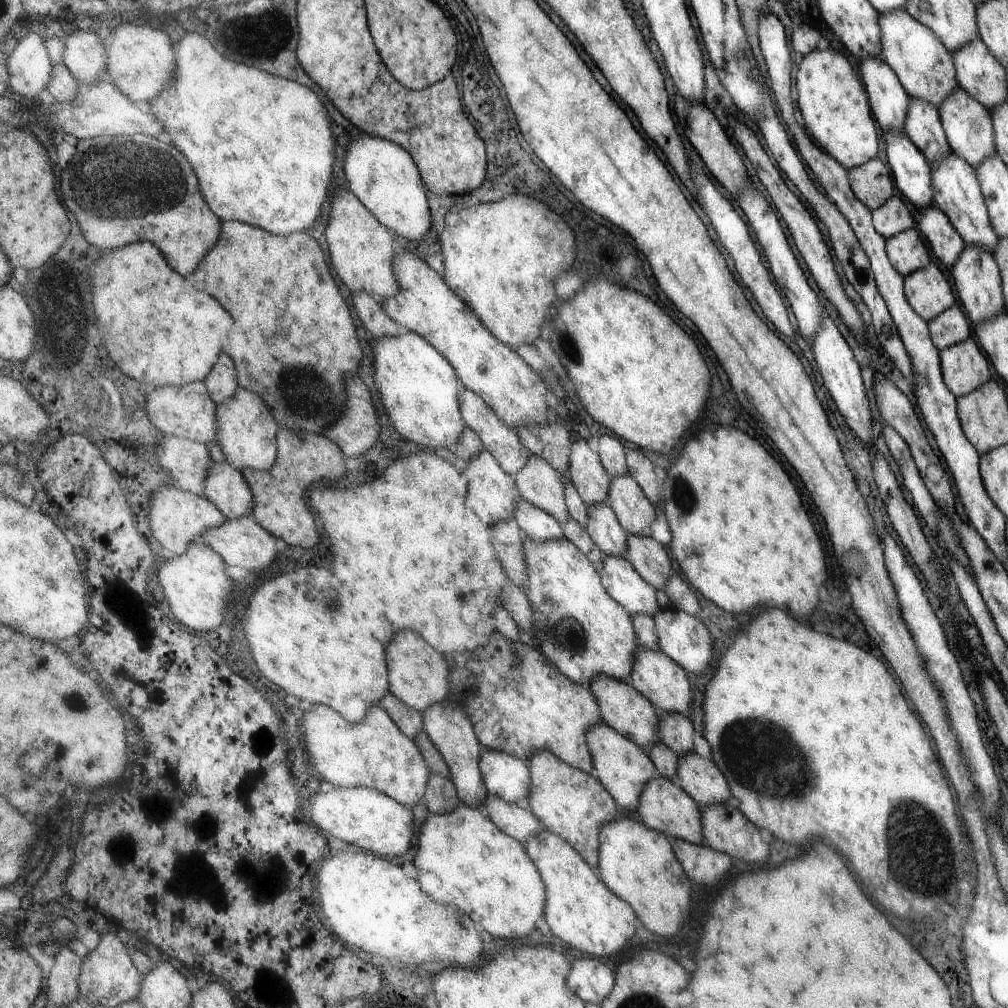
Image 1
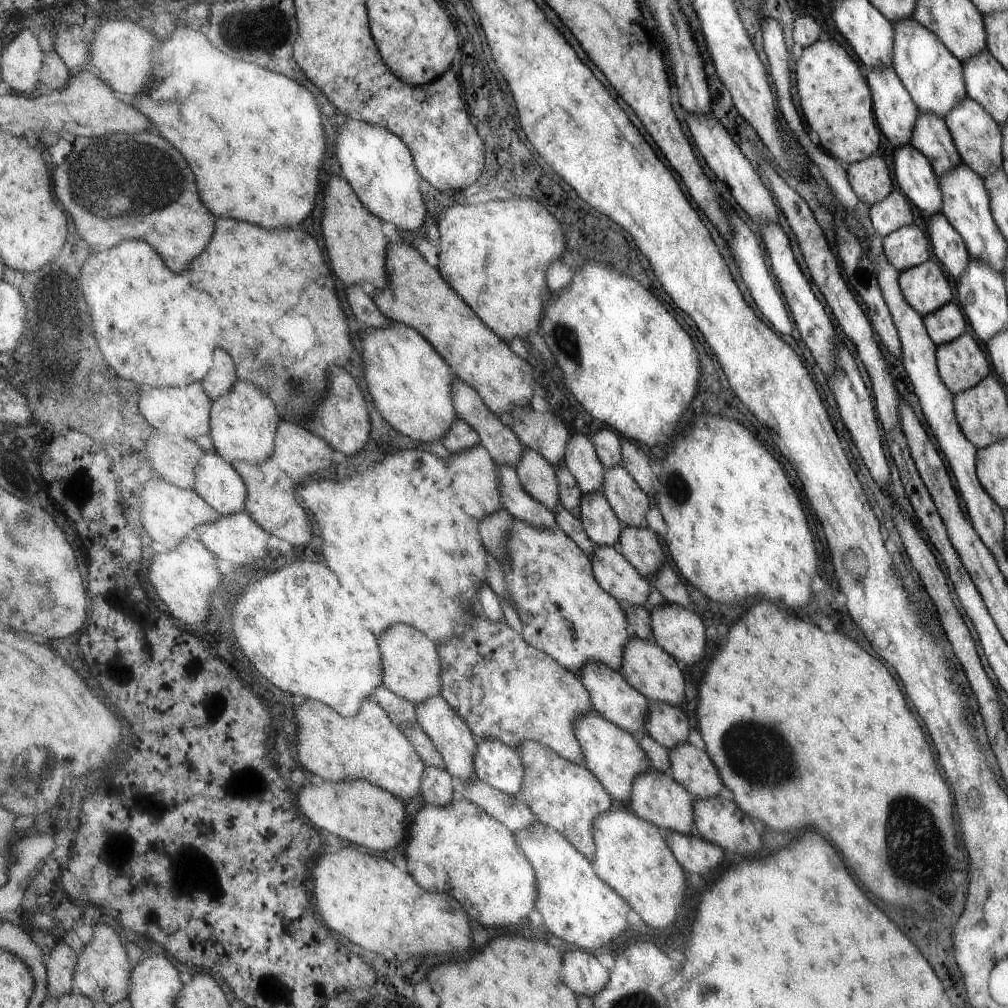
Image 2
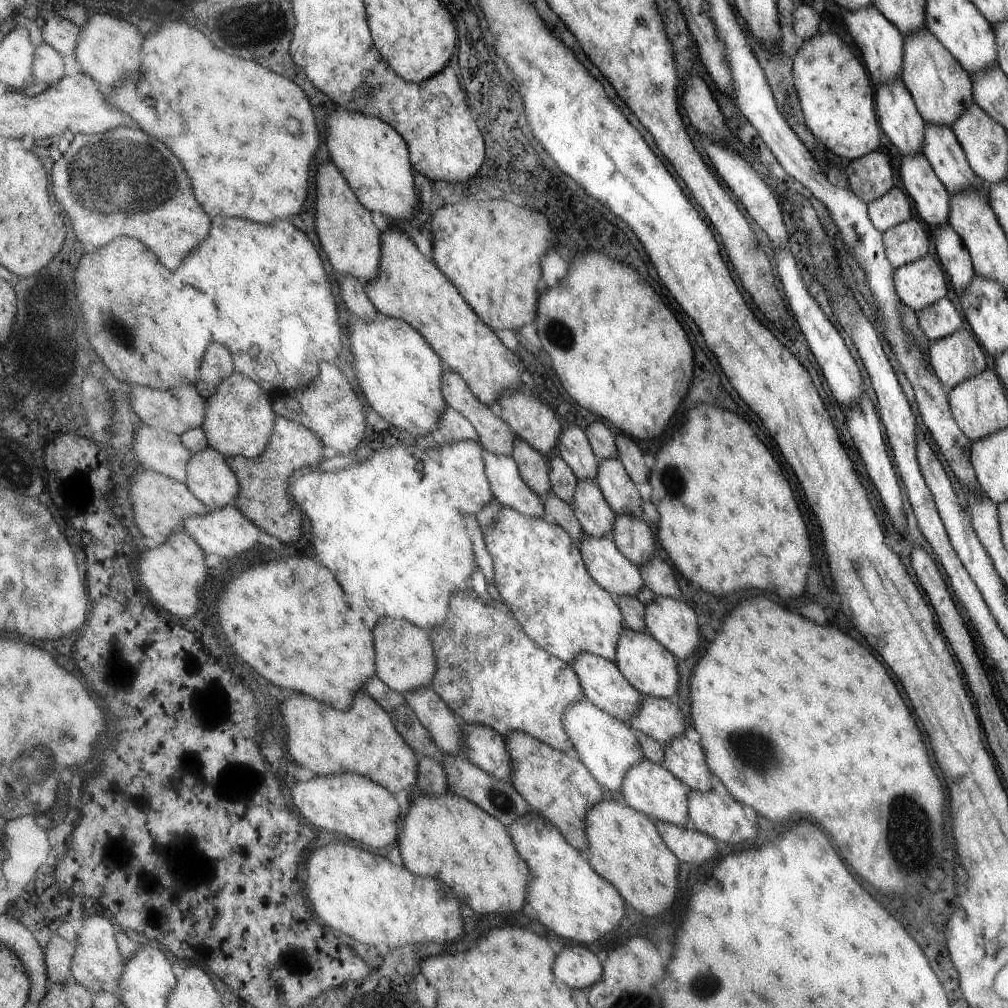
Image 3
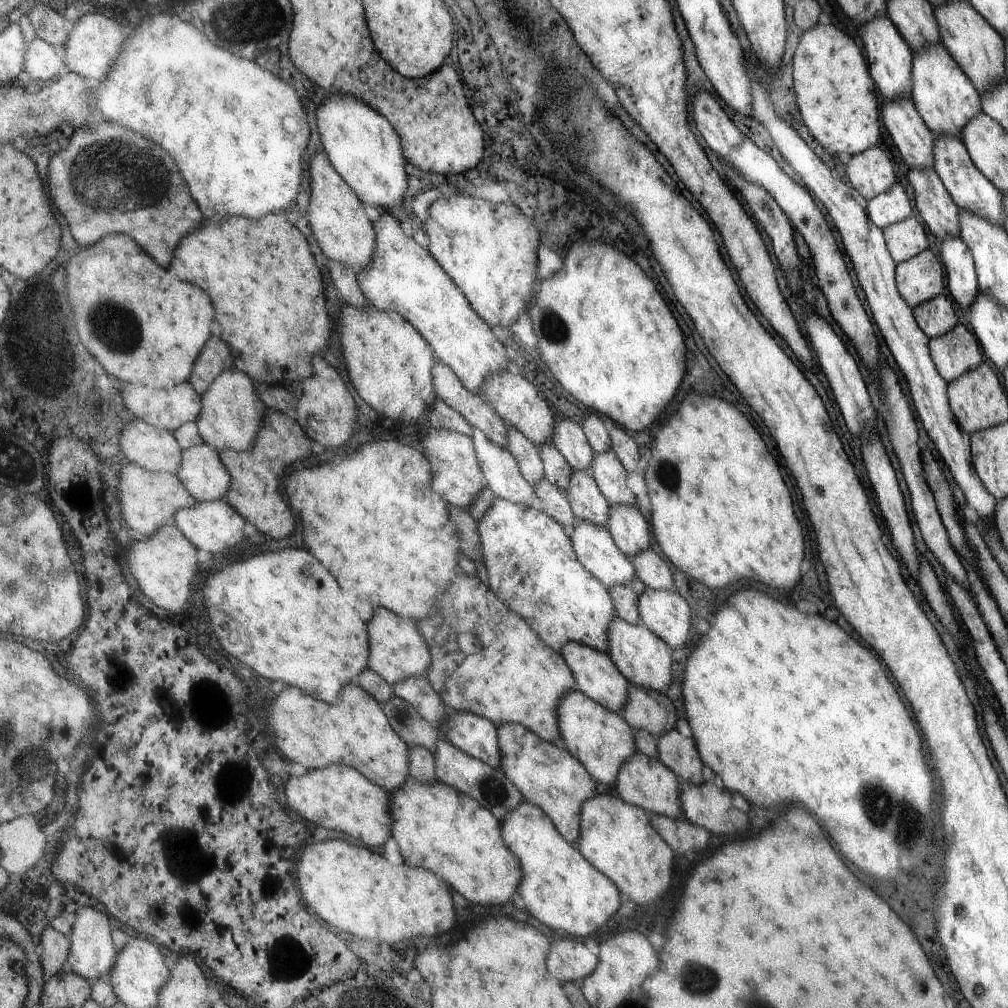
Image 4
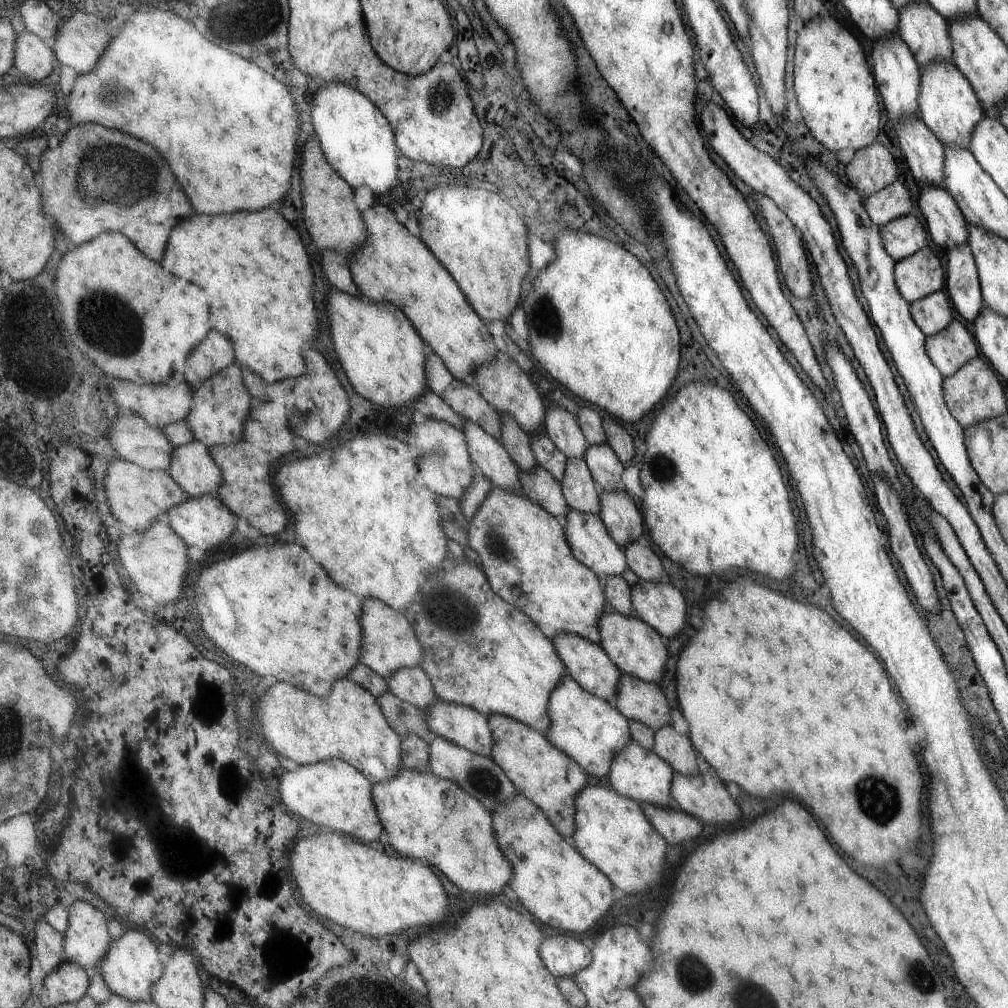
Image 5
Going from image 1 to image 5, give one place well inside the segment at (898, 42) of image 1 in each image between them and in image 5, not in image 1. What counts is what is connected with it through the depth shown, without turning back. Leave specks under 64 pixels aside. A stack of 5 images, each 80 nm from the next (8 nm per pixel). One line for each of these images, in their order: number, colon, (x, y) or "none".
2: (932, 75)
3: (941, 88)
4: (944, 96)
5: (949, 107)

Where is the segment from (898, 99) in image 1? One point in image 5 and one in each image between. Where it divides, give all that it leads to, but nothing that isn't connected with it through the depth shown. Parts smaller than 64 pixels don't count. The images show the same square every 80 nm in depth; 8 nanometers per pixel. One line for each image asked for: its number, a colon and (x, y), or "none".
2: (895, 111)
3: (902, 123)
4: (915, 142)
5: (924, 153)

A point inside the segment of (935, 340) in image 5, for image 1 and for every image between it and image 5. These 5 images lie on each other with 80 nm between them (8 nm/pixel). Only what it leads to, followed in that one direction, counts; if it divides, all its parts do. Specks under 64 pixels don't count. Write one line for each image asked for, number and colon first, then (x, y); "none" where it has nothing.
1: (964, 368)
2: (961, 364)
3: (956, 357)
4: (954, 353)

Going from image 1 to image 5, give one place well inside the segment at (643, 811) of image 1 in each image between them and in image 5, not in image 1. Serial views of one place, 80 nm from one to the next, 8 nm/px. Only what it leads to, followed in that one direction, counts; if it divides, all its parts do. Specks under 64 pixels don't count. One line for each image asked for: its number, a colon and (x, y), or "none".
2: (656, 797)
3: (647, 787)
4: (643, 781)
5: (634, 772)

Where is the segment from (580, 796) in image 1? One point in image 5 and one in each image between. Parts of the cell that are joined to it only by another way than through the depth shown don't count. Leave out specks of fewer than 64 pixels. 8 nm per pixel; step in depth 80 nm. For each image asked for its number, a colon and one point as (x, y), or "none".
2: (567, 797)
3: (560, 788)
4: (547, 775)
5: (545, 775)

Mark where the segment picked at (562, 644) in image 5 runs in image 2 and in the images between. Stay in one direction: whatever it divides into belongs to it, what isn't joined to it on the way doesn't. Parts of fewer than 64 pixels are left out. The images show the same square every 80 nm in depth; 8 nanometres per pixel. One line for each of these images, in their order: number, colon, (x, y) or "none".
2: (614, 698)
3: (602, 683)
4: (595, 674)

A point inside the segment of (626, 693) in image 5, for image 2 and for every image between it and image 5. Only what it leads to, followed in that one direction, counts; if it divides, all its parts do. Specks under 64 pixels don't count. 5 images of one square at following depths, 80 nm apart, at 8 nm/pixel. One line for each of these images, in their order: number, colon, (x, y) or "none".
2: (666, 724)
3: (659, 718)
4: (650, 711)

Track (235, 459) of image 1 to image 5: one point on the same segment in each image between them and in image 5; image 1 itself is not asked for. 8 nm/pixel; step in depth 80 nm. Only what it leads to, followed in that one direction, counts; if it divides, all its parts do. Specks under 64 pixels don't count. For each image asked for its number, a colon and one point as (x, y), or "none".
2: (244, 422)
3: (240, 420)
4: (232, 414)
5: (223, 404)

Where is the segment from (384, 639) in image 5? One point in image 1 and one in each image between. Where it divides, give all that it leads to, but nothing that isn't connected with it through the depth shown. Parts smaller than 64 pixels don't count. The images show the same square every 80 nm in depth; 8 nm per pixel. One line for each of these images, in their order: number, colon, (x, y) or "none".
1: (416, 675)
2: (411, 669)
3: (404, 659)
4: (397, 651)

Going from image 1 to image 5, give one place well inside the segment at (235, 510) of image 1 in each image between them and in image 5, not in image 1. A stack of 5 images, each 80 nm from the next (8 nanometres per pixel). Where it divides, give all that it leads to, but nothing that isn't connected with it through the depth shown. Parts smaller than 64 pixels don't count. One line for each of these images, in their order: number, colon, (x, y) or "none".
2: (219, 483)
3: (210, 477)
4: (203, 472)
5: (193, 466)

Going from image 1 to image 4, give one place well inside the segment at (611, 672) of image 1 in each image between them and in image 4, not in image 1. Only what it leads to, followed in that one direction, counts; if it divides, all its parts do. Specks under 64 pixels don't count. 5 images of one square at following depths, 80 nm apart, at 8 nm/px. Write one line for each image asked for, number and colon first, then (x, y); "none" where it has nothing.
2: (563, 611)
3: (538, 572)
4: (531, 566)

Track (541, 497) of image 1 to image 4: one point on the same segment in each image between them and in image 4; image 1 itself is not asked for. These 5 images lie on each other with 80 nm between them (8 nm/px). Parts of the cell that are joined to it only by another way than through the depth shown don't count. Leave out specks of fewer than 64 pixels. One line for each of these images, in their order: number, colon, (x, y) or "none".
2: (536, 474)
3: (531, 464)
4: (525, 453)

